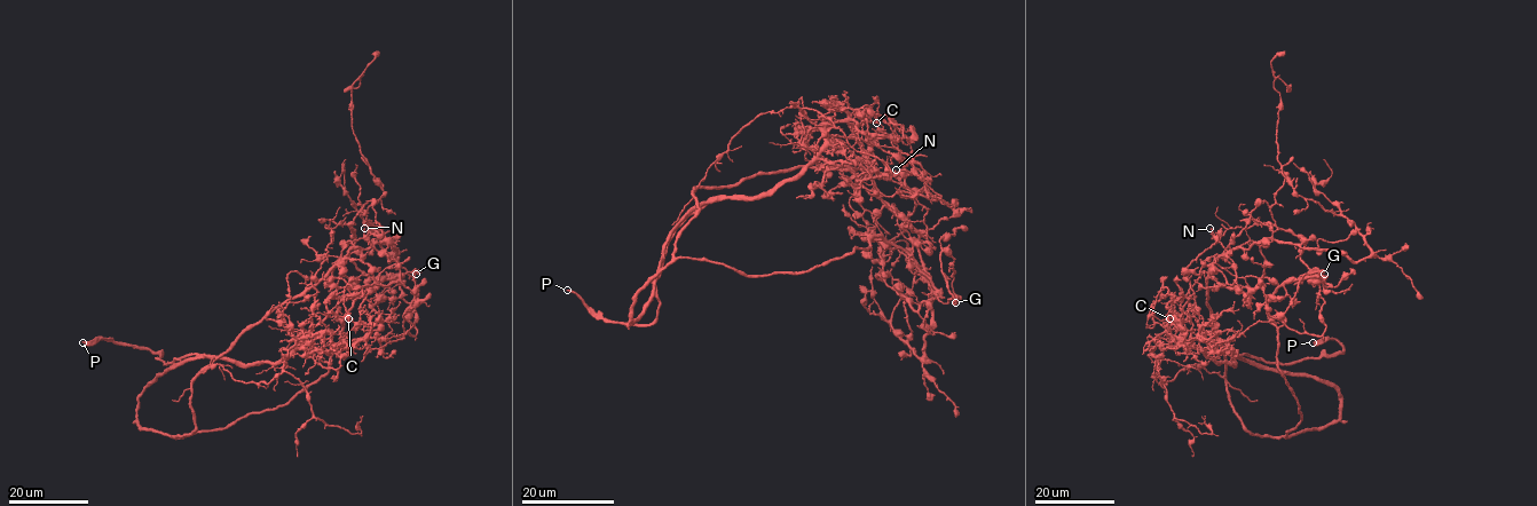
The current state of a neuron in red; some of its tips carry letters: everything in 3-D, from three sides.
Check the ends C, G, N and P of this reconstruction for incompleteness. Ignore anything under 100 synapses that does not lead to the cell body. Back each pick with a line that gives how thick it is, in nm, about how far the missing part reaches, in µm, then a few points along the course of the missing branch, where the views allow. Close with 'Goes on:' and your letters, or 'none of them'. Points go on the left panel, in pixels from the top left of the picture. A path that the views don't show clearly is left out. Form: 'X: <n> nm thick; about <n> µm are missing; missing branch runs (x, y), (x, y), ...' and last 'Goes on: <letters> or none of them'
P: 200 nm thick; about 15 µm are missing; missing branch runs (83, 342), (54, 350), (33, 350)
Goes on: P

